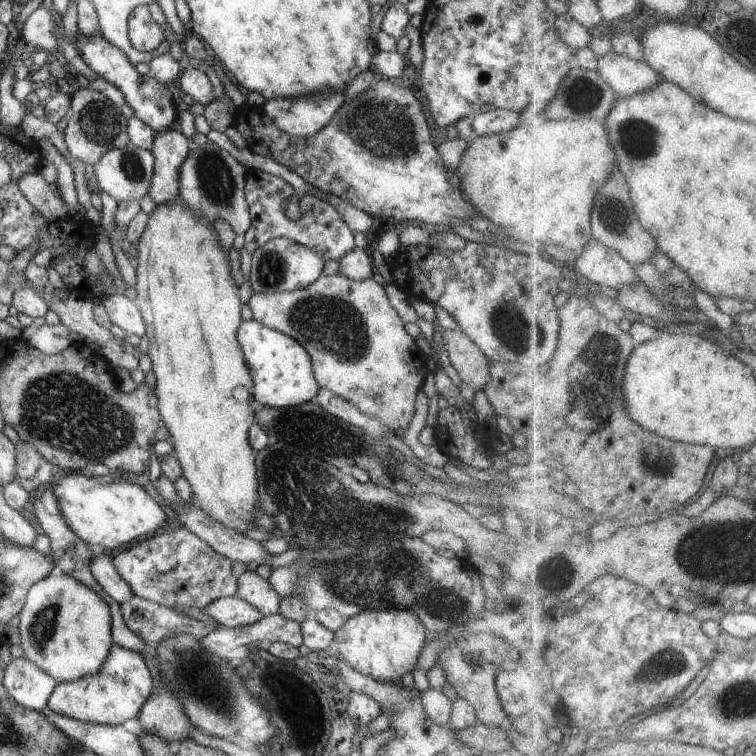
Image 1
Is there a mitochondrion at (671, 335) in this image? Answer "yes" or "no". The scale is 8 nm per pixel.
no

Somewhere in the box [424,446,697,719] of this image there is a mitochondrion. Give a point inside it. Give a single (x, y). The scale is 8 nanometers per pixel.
(670, 663)

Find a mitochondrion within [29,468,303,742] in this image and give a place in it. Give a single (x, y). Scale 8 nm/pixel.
(189, 671)

